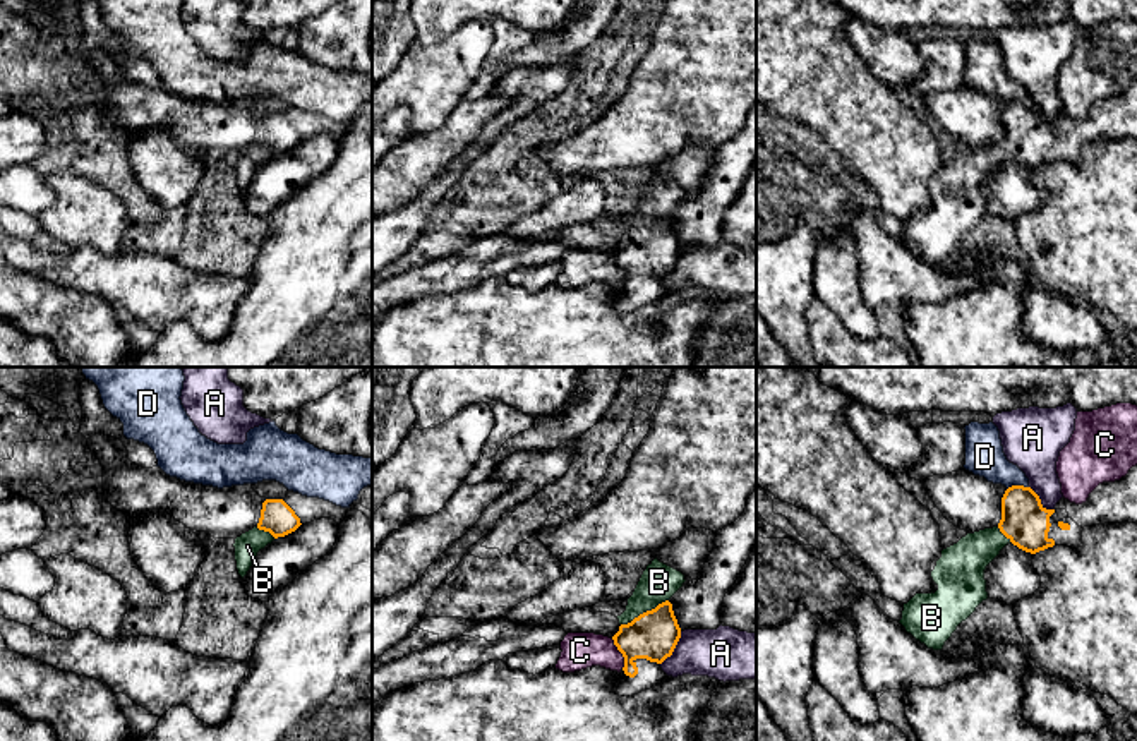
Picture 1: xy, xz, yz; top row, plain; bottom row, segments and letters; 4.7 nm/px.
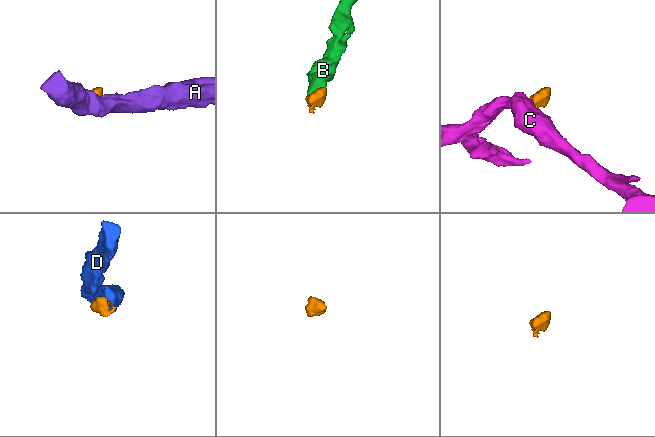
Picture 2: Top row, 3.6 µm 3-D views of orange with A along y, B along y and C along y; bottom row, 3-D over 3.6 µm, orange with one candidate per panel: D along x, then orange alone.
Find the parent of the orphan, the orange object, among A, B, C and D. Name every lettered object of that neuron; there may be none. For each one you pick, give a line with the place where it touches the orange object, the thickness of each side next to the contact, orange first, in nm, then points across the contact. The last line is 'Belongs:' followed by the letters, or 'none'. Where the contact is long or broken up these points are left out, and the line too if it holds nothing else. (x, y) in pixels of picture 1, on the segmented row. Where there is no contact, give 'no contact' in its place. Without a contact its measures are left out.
B: contact xz (643, 613); calibres 220 and 180 nm; way xz (654, 635), (643, 613), (659, 582)
Belongs: B

